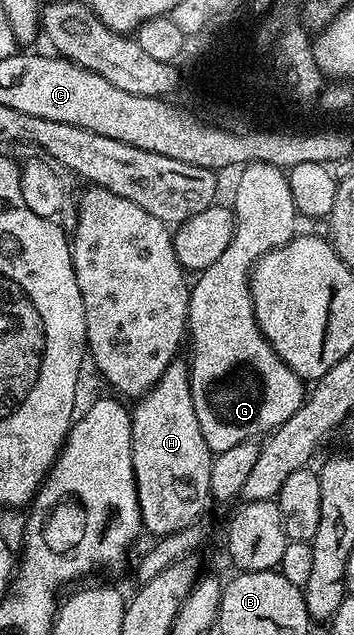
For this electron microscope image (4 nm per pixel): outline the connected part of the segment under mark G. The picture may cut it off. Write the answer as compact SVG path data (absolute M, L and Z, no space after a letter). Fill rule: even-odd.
M252 161L241 166L238 186L234 189L234 234L232 243L224 247L220 259L212 267L197 274L198 282L189 286L190 315L188 318L188 345L190 341L190 386L192 407L196 407L196 419L200 423L200 435L208 443L211 454L228 451L236 443L269 435L279 429L302 405L304 400L303 378L298 377L282 362L270 346L270 340L260 331L250 298L250 271L264 254L278 249L296 236L294 220L299 220L298 208L294 206L292 191L283 170L263 161Z

